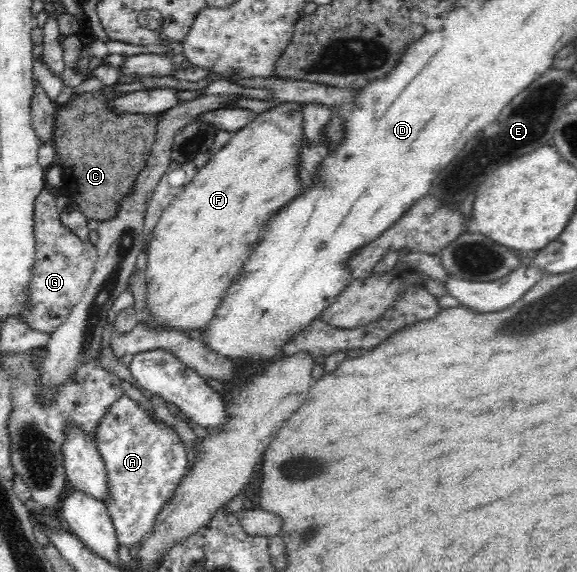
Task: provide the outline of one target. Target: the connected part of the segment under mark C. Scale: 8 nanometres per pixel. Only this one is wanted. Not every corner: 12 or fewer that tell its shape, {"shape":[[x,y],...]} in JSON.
{"shape":[[112,94],[62,105],[63,187],[88,220],[117,214],[153,150],[158,114]]}

